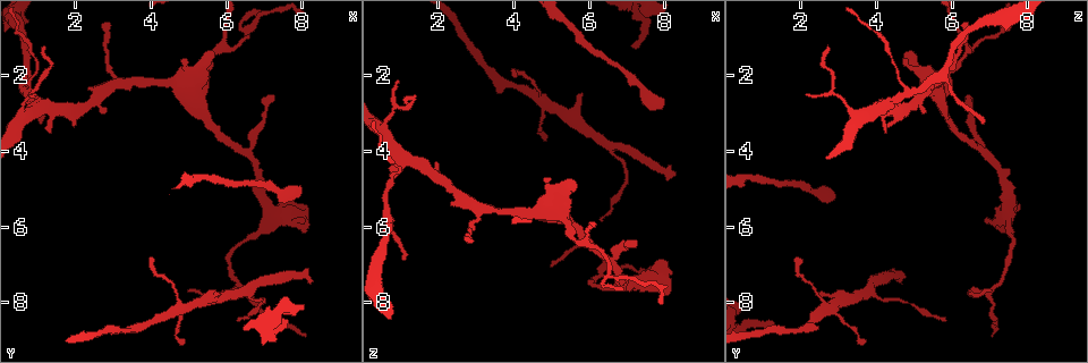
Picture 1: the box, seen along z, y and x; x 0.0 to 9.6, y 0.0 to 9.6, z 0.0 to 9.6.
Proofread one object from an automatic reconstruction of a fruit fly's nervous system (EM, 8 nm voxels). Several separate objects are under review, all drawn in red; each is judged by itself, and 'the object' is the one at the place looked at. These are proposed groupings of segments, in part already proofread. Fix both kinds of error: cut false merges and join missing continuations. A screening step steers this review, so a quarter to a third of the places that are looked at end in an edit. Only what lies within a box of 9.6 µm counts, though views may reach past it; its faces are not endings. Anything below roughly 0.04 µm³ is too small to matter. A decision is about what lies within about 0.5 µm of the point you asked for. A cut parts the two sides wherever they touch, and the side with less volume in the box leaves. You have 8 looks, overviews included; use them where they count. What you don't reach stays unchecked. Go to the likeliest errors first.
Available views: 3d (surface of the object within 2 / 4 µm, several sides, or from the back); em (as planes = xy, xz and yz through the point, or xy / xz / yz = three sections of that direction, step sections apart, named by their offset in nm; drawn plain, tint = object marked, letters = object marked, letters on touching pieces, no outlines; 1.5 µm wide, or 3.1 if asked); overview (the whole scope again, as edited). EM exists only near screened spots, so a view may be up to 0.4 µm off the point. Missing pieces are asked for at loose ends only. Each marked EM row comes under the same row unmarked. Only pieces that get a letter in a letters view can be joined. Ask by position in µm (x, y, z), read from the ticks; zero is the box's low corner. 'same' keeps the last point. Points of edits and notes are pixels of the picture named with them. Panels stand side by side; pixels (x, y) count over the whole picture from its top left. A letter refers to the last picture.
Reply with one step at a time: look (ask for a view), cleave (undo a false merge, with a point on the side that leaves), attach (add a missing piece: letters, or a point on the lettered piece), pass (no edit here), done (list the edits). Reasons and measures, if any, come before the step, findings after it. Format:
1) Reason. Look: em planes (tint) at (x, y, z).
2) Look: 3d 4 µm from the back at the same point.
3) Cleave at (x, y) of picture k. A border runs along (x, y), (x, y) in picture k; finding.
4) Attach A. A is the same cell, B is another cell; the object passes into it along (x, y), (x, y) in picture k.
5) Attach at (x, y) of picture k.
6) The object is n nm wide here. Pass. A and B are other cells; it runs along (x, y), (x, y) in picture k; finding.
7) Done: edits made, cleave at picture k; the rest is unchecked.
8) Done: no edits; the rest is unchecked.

Branch stops here. Look: em planes (letters) at (8.20, 7.40, 4.60).

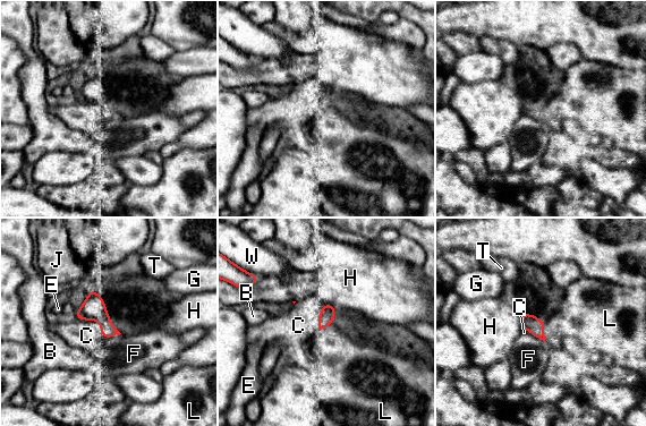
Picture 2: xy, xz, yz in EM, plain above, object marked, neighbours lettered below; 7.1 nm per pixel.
The object is 110 nm wide here. Pass. B, C, E, F, G, H, J, L, T and W are other cells; no lettered piece goes on from it.

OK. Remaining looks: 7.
Free end. Look: em planes (letters) at (7.20, 8.55, 1.30).

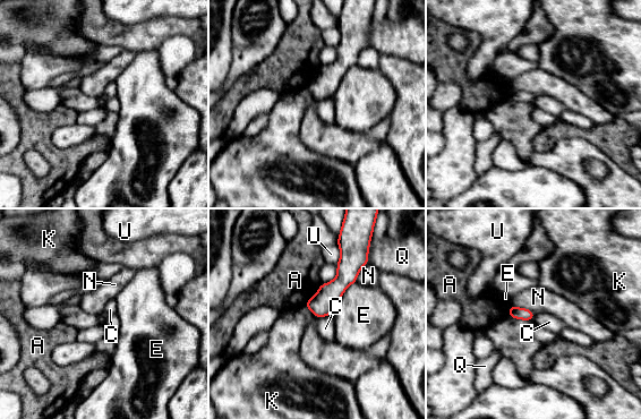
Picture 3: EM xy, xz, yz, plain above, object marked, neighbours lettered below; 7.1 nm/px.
Pass. A, C, E, K, N, Q and U are other cells; a border runs along (510, 304), (528, 308), (535, 315) in picture 3; no lettered piece goes on from it.

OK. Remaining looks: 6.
Branch stops here. Look: em xz step 4 (tint) at (5.80, 7.75, 2.50).

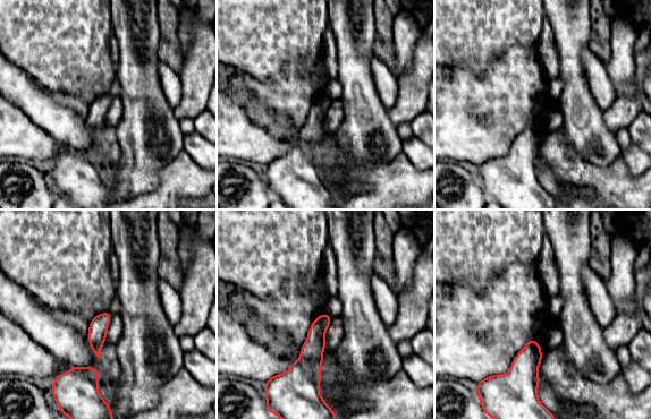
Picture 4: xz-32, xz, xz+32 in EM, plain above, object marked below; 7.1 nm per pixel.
Another direction. Look: em planes (tint) at the same point.

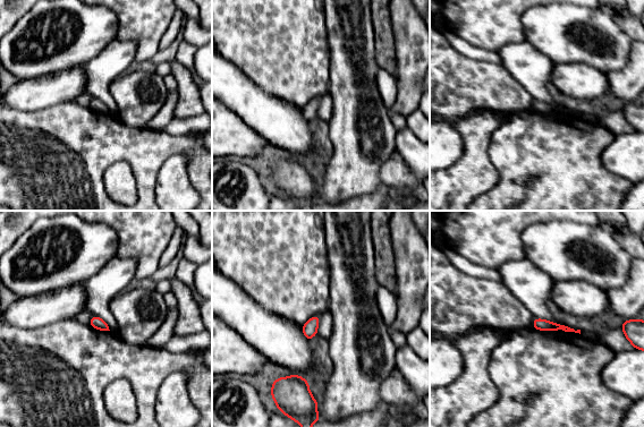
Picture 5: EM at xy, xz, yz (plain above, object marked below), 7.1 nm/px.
See the neighbours. Look: em planes (letters) at the same point.

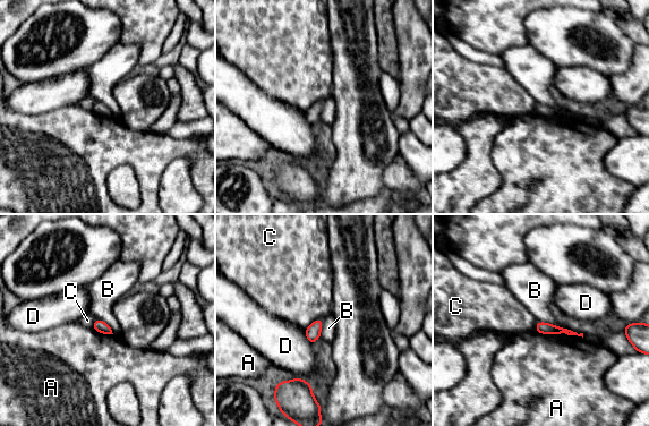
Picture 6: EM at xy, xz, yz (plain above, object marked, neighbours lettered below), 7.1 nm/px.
The object is 80 nm wide here. Pass. A, B, C and D are other cells; no lettered piece goes on from it.

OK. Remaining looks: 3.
Done: no edits; the rest is unchecked.

